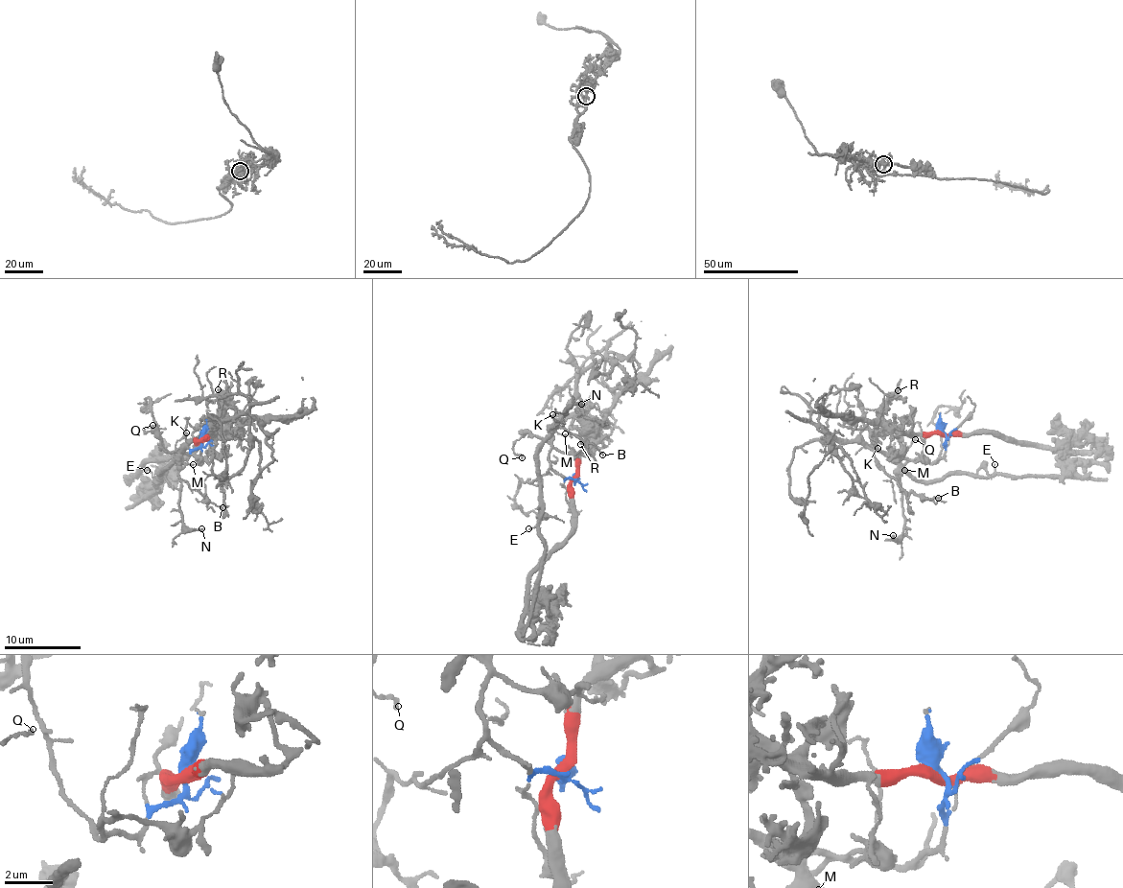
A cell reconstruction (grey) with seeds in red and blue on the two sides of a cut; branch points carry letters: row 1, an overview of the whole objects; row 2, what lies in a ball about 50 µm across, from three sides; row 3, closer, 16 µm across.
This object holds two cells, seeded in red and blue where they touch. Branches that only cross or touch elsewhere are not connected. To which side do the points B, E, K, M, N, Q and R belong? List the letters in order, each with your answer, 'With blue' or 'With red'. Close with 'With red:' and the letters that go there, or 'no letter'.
B: With blue
E: With blue
K: With blue
M: With blue
N: With blue
Q: With blue
R: With red
With red: R

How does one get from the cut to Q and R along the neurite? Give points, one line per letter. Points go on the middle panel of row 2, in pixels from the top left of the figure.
Q: (574, 479), (558, 474), (549, 460), (550, 446), (539, 438), (525, 433), (514, 442), (514, 451), (523, 458)
R: (574, 479), (576, 457), (593, 441), (595, 434), (588, 429), (587, 422), (579, 444)

